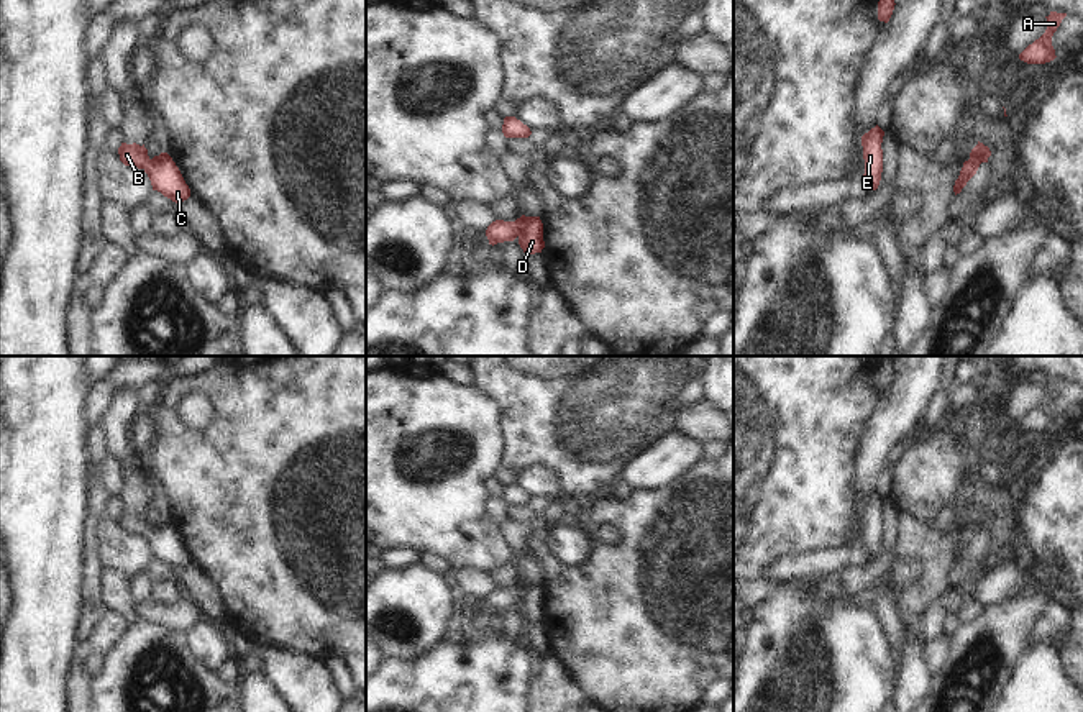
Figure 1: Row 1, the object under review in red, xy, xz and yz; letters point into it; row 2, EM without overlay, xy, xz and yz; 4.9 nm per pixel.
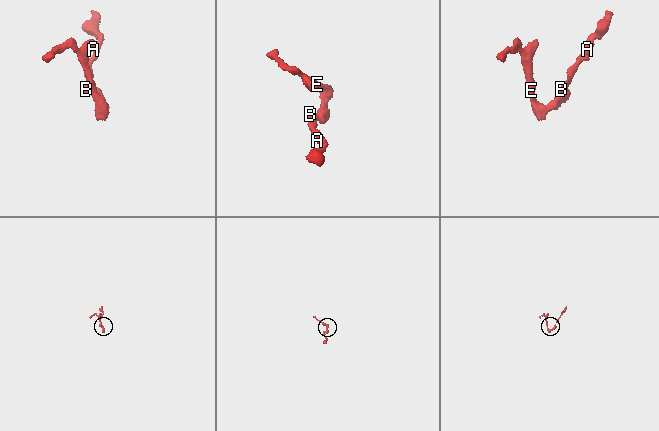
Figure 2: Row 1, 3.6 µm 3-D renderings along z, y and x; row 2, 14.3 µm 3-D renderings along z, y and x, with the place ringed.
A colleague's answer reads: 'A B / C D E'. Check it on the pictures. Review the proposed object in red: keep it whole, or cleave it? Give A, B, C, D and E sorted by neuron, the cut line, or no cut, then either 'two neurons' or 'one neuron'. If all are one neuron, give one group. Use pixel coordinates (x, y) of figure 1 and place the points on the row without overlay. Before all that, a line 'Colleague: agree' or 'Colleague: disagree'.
Colleague: disagree
A B C D E | no cut | one neuron

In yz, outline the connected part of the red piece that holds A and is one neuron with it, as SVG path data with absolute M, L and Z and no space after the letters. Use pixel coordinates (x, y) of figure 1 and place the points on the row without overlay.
M1050 379L1050 382L1045 384L1047 386L1045 400L1039 407L1035 407L1032 412L1029 412L1019 422L1019 427L1027 431L1045 431L1045 430L1053 428L1057 423L1055 423L1055 417L1052 413L1052 404L1065 384L1067 384L1067 381Z

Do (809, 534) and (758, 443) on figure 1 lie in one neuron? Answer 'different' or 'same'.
same

